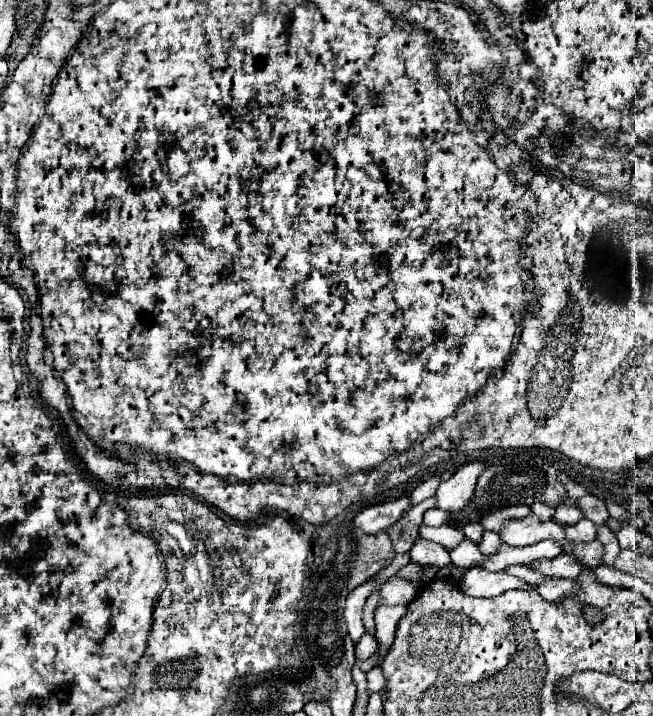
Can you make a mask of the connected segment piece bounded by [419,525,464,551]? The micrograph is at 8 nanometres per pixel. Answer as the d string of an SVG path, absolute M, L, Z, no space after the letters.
M421 525L419 535L428 541L436 541L436 543L444 545L448 551L450 551L452 547L456 547L456 545L464 539L464 535L462 535L460 531L449 526L429 527Z

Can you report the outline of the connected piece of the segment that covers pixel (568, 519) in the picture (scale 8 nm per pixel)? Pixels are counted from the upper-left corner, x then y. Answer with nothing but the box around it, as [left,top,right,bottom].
[554,505,584,525]

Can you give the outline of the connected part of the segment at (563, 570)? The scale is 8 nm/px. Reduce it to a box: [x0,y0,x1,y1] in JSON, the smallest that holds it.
[530,553,582,579]

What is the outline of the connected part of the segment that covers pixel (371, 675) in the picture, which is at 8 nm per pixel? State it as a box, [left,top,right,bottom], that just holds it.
[366,667,386,693]

